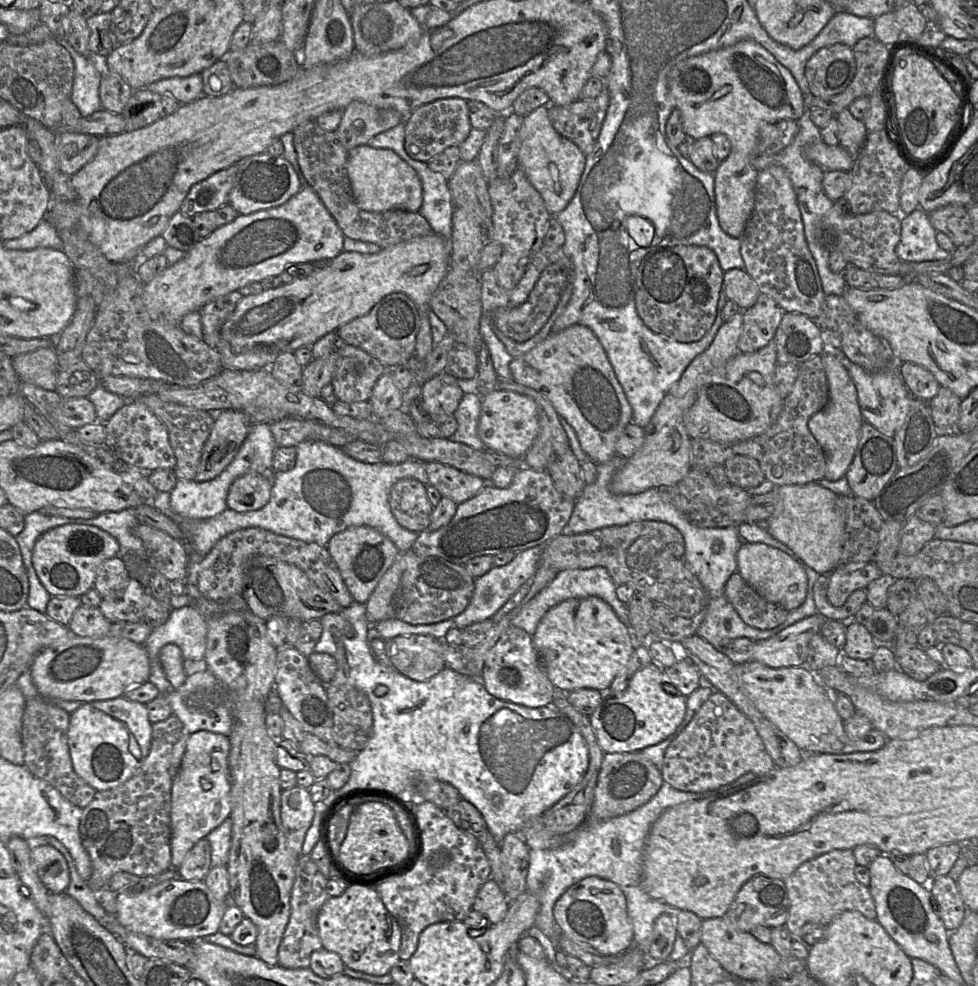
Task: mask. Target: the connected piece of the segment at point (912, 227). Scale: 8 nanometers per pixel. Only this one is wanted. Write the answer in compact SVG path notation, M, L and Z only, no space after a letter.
M921 208L902 216L901 225L901 238L895 251L902 261L919 263L944 260L951 256L951 253L937 243L937 230L932 225L928 213Z

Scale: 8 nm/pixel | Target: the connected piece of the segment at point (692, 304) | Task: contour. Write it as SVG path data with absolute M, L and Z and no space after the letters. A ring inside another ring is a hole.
M656 246L642 258L637 275L635 304L639 317L653 332L691 343L712 327L724 280L716 254L706 246Z

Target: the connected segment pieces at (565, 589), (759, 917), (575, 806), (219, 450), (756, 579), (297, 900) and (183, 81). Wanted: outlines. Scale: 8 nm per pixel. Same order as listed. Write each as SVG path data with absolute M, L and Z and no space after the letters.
M592 567L587 569L566 569L559 571L557 576L545 588L538 592L532 599L522 603L519 607L513 609L511 624L515 627L525 630L533 636L541 618L552 607L572 598L586 598L597 596L607 602L615 611L619 619L630 626L629 611L627 604L624 604L617 596L617 585L604 567Z
M756 875L738 891L725 918L736 928L750 932L757 926L774 928L785 925L789 914L789 898L784 880Z
M555 687L553 691L552 706L554 706L564 715L566 715L582 734L589 752L589 765L581 782L576 785L562 799L560 799L557 803L550 807L545 813L542 814L544 825L549 831L555 834L569 833L570 831L582 825L586 820L587 814L593 803L598 775L604 756L604 751L598 744L595 732L590 723L589 716L576 709L570 703L568 699L568 693L569 692L563 691Z
M225 409L215 413L215 423L204 445L194 481L216 478L233 461L246 439L251 421L246 413Z
M743 542L737 555L737 572L761 597L790 612L801 606L807 595L808 579L801 564L786 552L764 543Z
M299 857L294 883L290 894L290 917L278 949L278 965L287 969L308 968L311 954L323 948L318 933L318 915L329 898L327 881L309 857Z
M201 73L188 77L172 77L151 83L147 89L160 94L168 94L180 104L188 104L203 95Z

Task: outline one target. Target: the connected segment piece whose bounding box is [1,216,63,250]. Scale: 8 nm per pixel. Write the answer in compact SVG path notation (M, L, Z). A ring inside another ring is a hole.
M46 216L30 232L18 238L1 242L6 248L12 250L32 250L35 248L63 249L63 241L56 227Z

